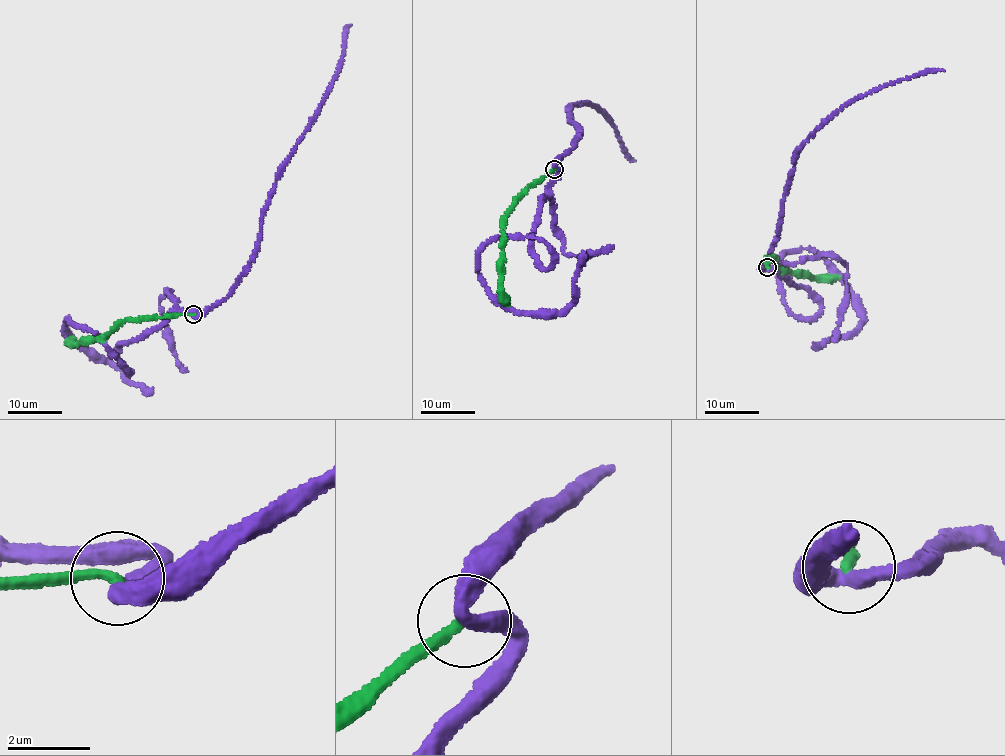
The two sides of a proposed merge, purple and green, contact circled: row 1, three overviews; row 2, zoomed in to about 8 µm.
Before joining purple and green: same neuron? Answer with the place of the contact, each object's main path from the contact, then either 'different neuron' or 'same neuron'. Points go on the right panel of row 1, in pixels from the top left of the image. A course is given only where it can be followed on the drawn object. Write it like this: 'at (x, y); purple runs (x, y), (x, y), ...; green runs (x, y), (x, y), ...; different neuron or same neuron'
at (767, 267); purple runs (766, 268), (819, 304), (797, 317), (789, 251), (851, 290), (859, 328), (813, 343); green runs (766, 267), (763, 260), (771, 256), (778, 265), (795, 273), (838, 278); different neuron

